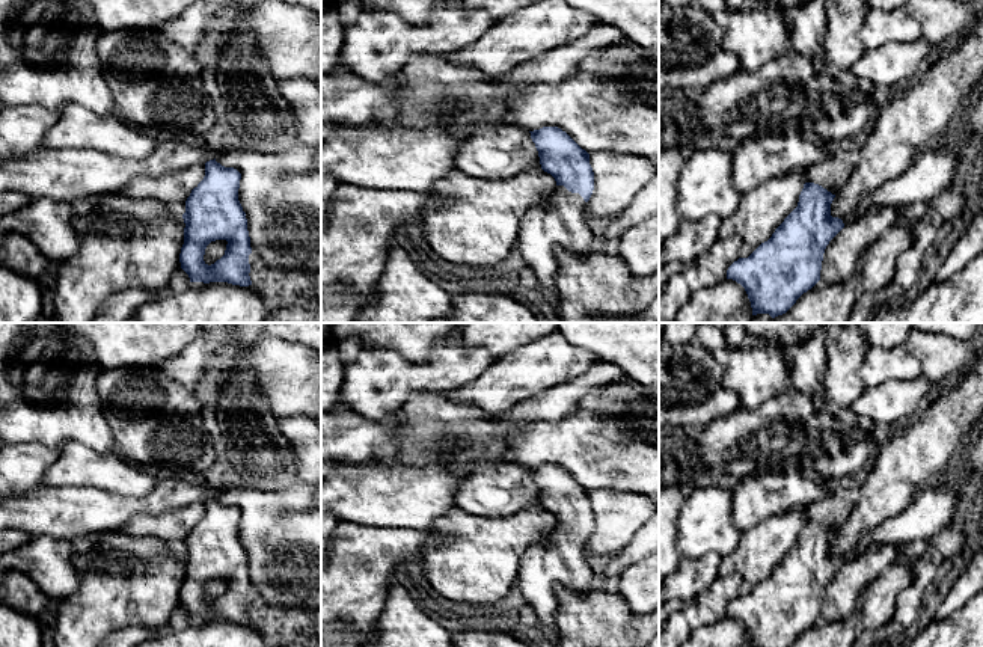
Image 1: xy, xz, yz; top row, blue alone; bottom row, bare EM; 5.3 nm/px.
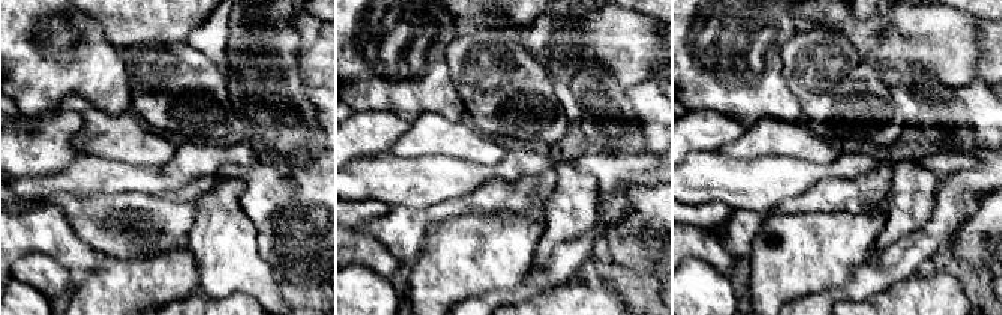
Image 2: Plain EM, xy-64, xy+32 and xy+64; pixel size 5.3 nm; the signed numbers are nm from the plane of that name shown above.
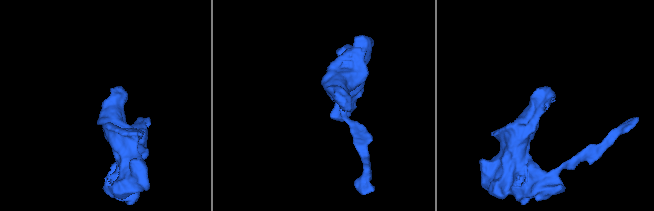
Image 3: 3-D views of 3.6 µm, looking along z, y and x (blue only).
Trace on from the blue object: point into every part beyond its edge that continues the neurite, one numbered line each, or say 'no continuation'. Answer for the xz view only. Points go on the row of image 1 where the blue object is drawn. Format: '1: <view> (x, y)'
1: xz (560, 225)

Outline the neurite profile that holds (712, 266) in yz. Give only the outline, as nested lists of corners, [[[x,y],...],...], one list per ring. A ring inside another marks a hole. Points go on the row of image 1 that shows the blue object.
[[[736,235],[718,238],[715,244],[703,253],[694,264],[703,288],[727,279],[728,267],[742,258],[742,240]]]

